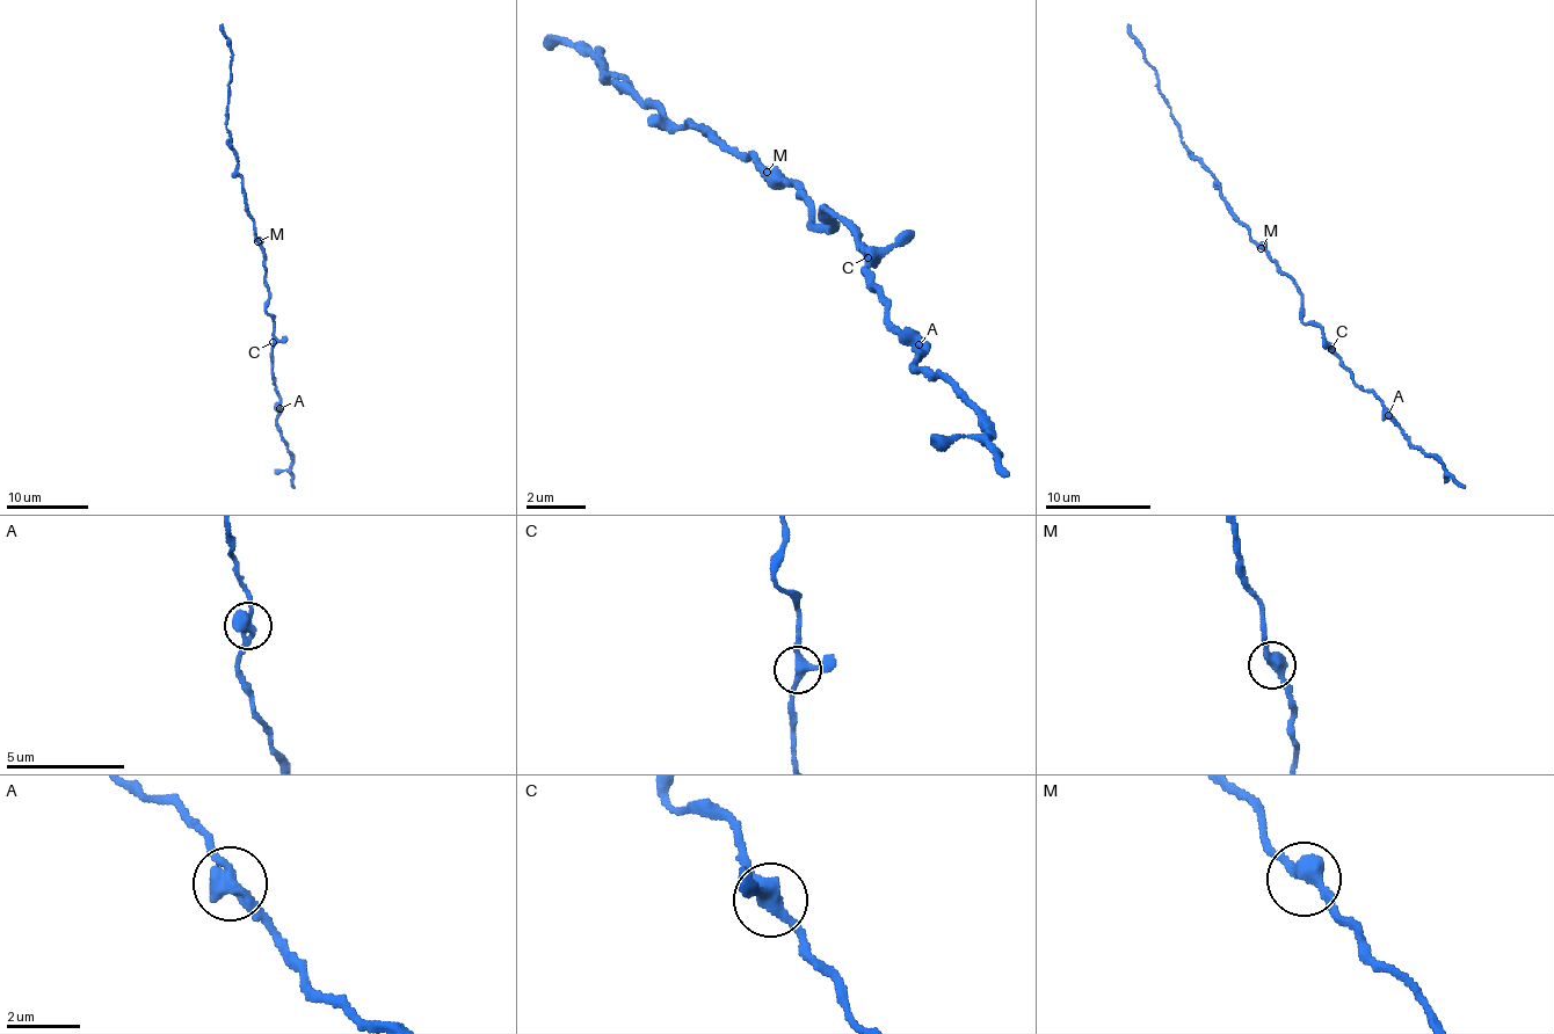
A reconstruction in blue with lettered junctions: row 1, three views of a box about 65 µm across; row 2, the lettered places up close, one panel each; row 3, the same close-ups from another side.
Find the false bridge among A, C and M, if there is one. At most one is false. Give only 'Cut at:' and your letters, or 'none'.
Cut at: none

